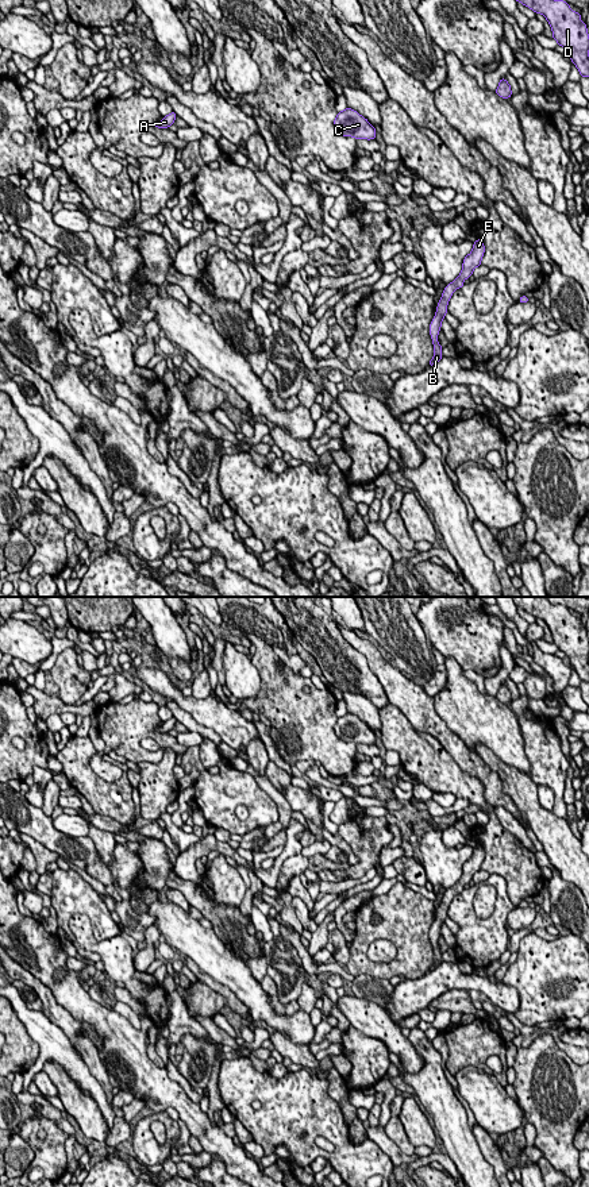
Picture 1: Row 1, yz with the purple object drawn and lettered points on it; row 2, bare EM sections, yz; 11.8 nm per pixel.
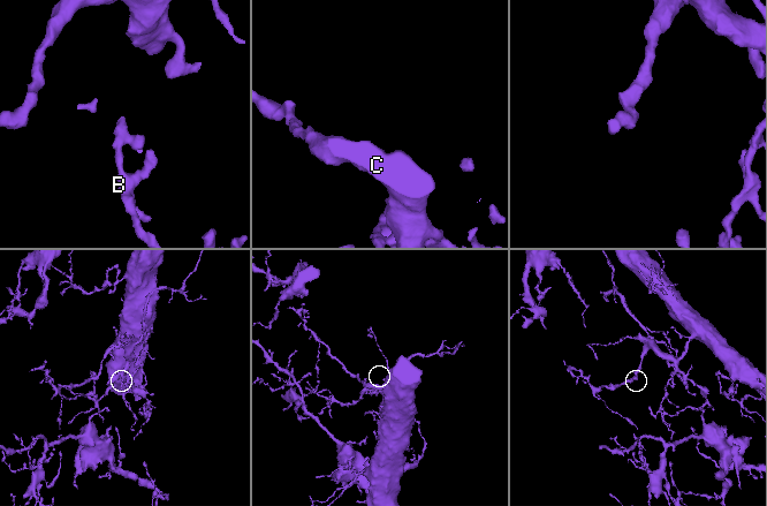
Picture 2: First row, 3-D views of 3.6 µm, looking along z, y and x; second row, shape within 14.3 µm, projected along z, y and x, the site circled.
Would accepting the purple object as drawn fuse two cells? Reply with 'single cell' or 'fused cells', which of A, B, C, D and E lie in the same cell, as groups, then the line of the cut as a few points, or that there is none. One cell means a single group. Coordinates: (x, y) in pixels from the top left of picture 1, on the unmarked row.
single cell; groups A B C D E; cut none

